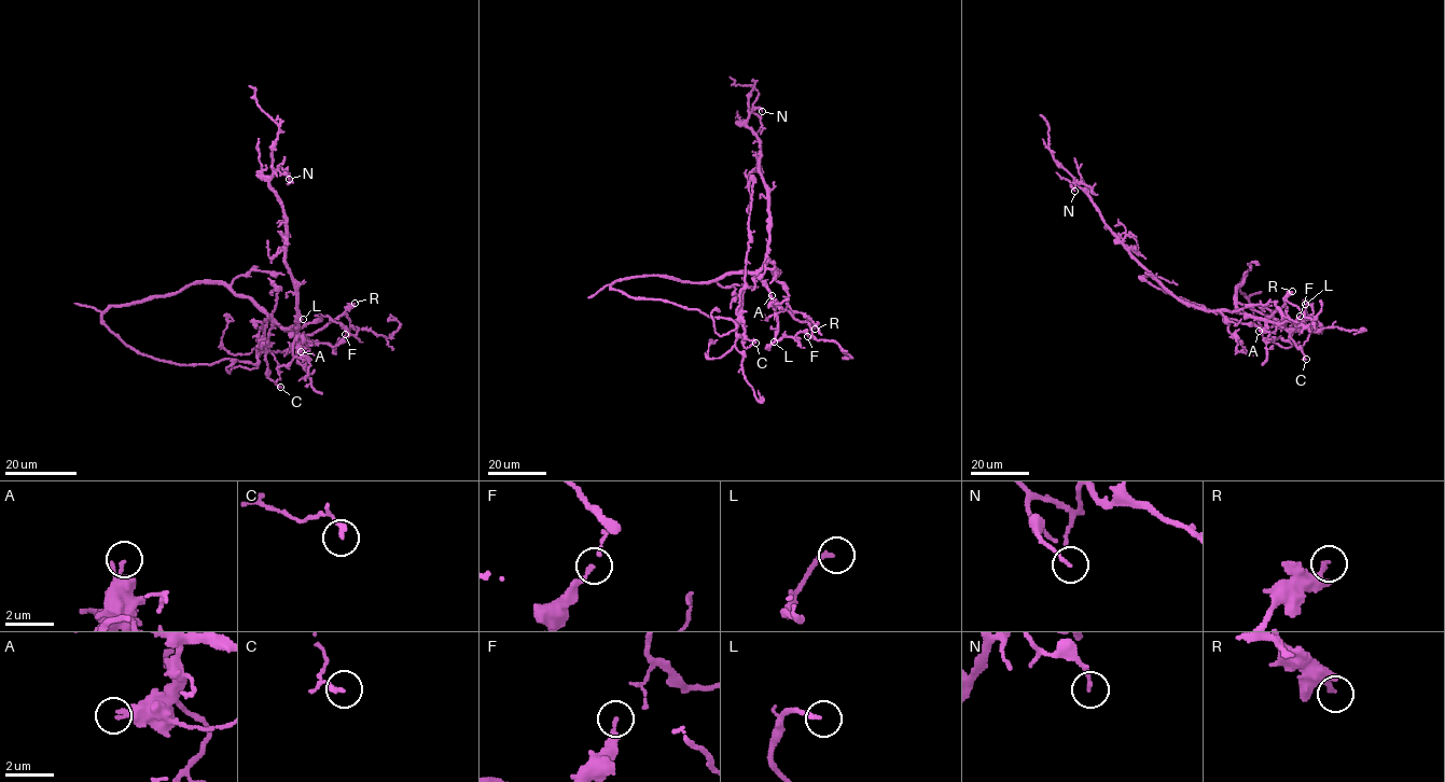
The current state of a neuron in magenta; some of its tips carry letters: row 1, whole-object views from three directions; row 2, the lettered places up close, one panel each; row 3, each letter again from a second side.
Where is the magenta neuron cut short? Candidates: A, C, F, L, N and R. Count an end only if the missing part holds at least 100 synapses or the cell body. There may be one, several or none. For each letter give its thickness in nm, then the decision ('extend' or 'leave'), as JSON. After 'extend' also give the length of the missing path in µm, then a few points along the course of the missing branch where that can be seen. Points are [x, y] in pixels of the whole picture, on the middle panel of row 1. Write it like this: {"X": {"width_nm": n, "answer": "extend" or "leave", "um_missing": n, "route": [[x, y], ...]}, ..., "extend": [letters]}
{"A": {"width_nm": 160, "answer": "leave"}, "C": {"width_nm": 110, "answer": "leave"}, "F": {"width_nm": 110, "answer": "leave"}, "L": {"width_nm": 170, "answer": "leave"}, "N": {"width_nm": 110, "answer": "leave"}, "R": {"width_nm": 190, "answer": "leave"}, "extend": []}

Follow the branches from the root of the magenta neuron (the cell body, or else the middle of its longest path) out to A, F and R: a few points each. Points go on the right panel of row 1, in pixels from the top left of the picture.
A: (1210, 310), (1235, 311), (1263, 319), (1266, 326), (1259, 331)
F: (1210, 310), (1235, 311), (1277, 323), (1304, 321), (1296, 326), (1300, 316)
R: (1210, 310), (1269, 318), (1292, 291)

